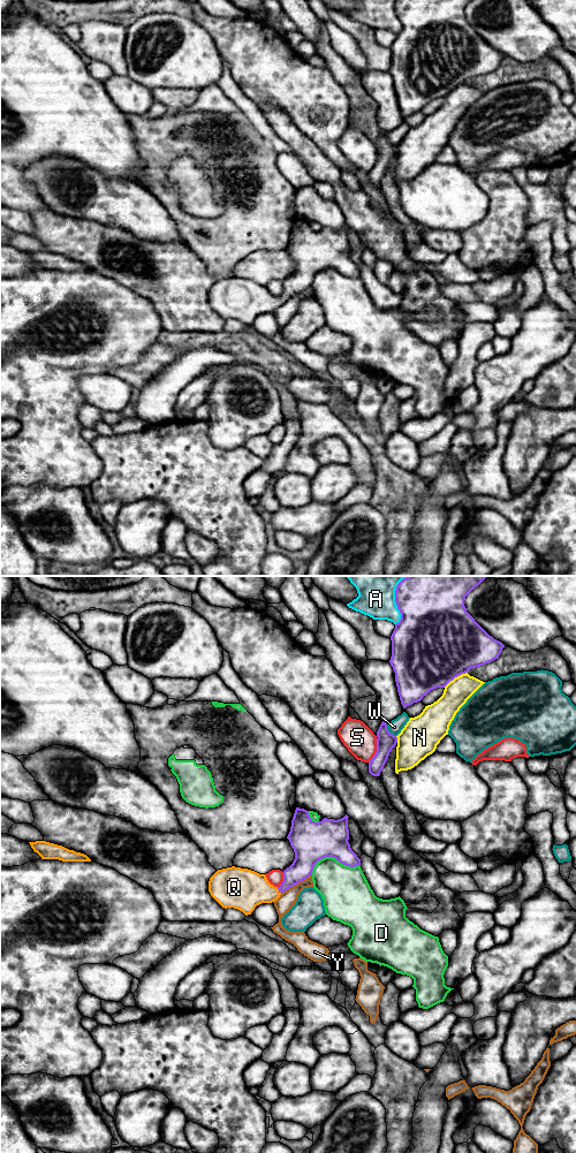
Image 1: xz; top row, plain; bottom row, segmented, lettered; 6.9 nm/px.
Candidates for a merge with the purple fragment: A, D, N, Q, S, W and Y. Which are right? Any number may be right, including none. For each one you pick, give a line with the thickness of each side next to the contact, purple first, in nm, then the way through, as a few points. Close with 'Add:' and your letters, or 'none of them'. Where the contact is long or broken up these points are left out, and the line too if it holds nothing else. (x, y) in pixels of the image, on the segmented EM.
Q: 150/280 nm | across xz (303, 864), (279, 890), (243, 889)
Add: Q

